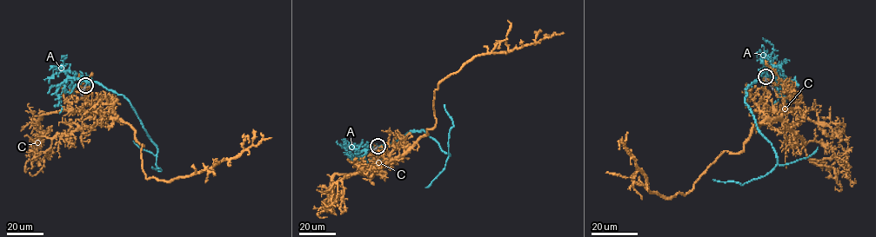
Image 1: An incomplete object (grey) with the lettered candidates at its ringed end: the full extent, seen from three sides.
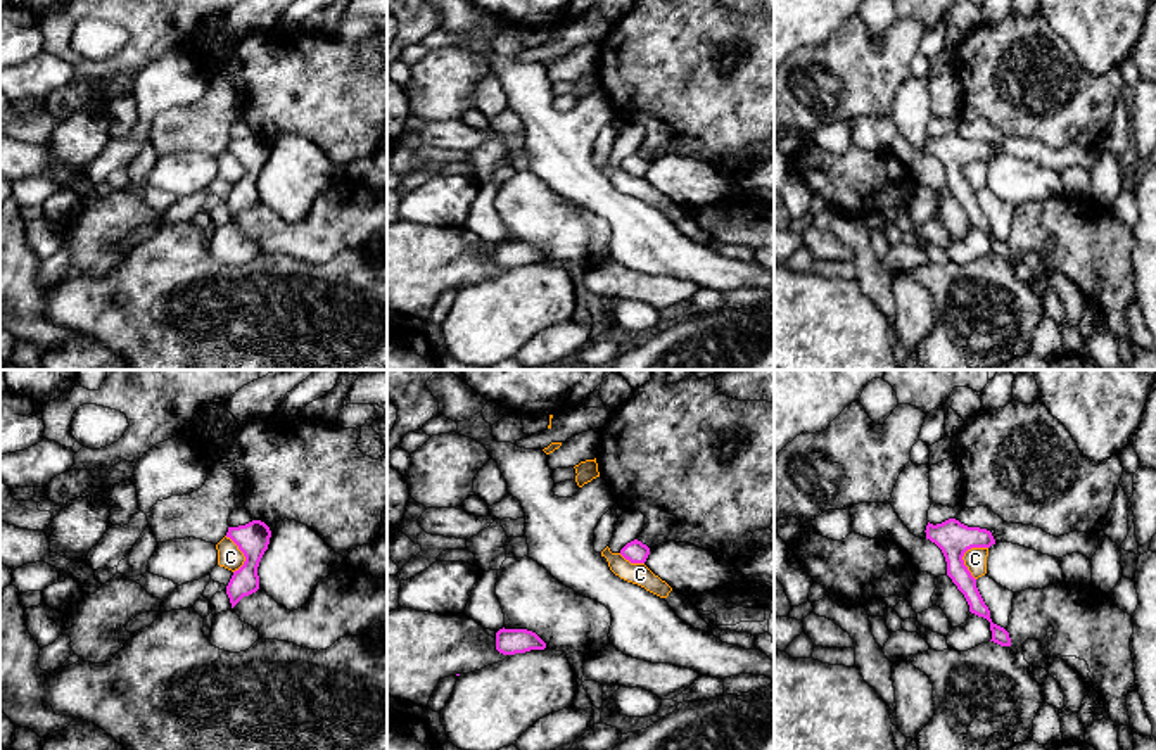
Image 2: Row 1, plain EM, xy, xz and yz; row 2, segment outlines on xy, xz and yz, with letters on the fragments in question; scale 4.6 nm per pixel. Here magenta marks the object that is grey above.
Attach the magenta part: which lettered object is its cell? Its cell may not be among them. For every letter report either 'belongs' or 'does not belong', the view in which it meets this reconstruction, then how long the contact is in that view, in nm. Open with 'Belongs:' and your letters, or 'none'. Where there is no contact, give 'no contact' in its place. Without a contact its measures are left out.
Belongs: none
A: does not belong | no contact
C: does not belong | yz | 170 nm

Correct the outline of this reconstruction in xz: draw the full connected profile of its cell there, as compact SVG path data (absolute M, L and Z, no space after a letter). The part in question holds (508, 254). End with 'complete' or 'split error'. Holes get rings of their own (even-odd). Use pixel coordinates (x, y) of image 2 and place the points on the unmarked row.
M499 242L496 245L496 263L503 268L525 266L530 263L544 263L546 256L527 242Z; complete

